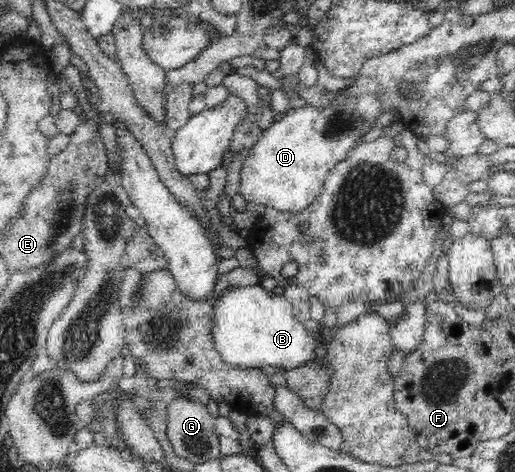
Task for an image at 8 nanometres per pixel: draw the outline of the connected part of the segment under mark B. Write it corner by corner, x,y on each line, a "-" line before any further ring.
258,282
255,286
226,291
215,304
213,345
225,363
248,369
271,366
287,372
307,365
319,356
315,350
324,338
307,331
305,324
295,317
291,302
281,293
271,295
268,291
269,283

